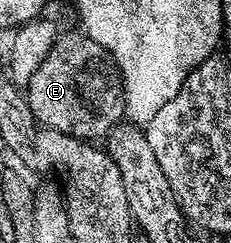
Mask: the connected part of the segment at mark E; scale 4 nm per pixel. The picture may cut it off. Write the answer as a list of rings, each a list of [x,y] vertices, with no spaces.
[[[76,32],[57,35],[42,66],[34,70],[34,78],[26,85],[26,99],[35,123],[37,120],[42,127],[53,128],[60,136],[96,142],[125,119],[124,79],[109,52]]]

